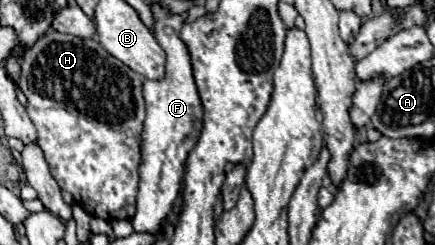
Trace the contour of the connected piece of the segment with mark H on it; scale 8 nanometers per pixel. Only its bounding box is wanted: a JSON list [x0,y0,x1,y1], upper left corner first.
[20,33,146,221]

